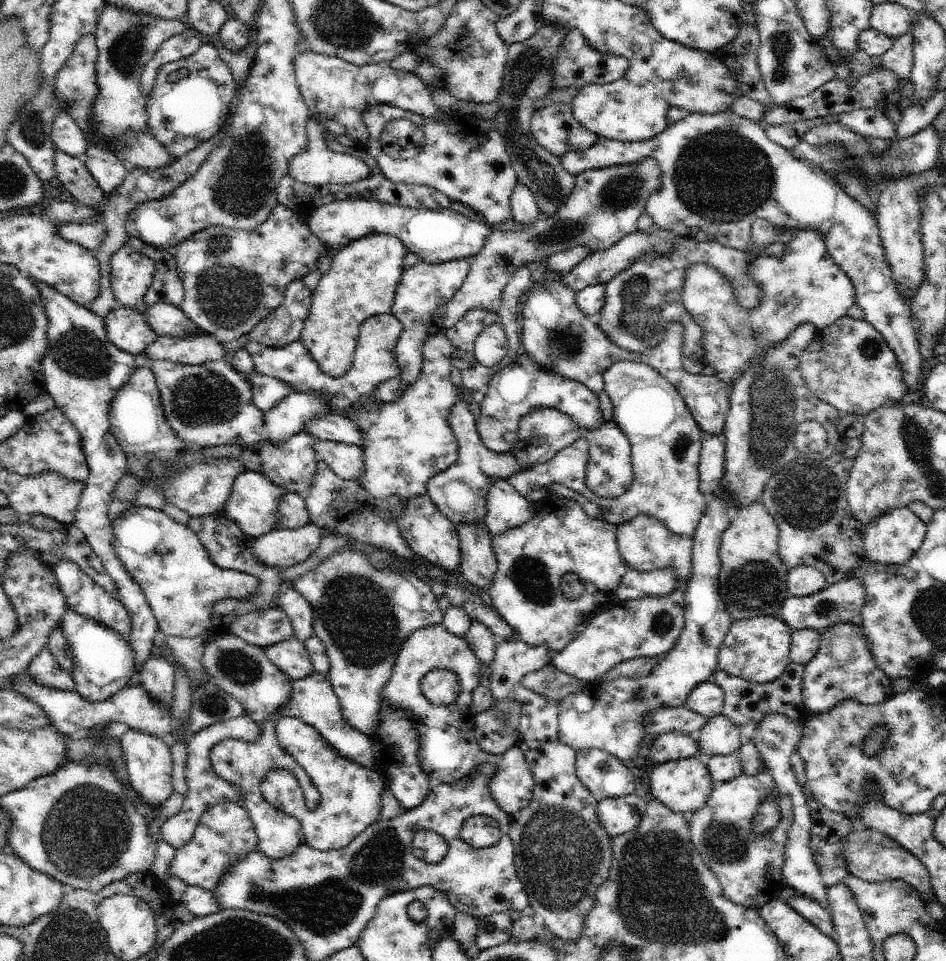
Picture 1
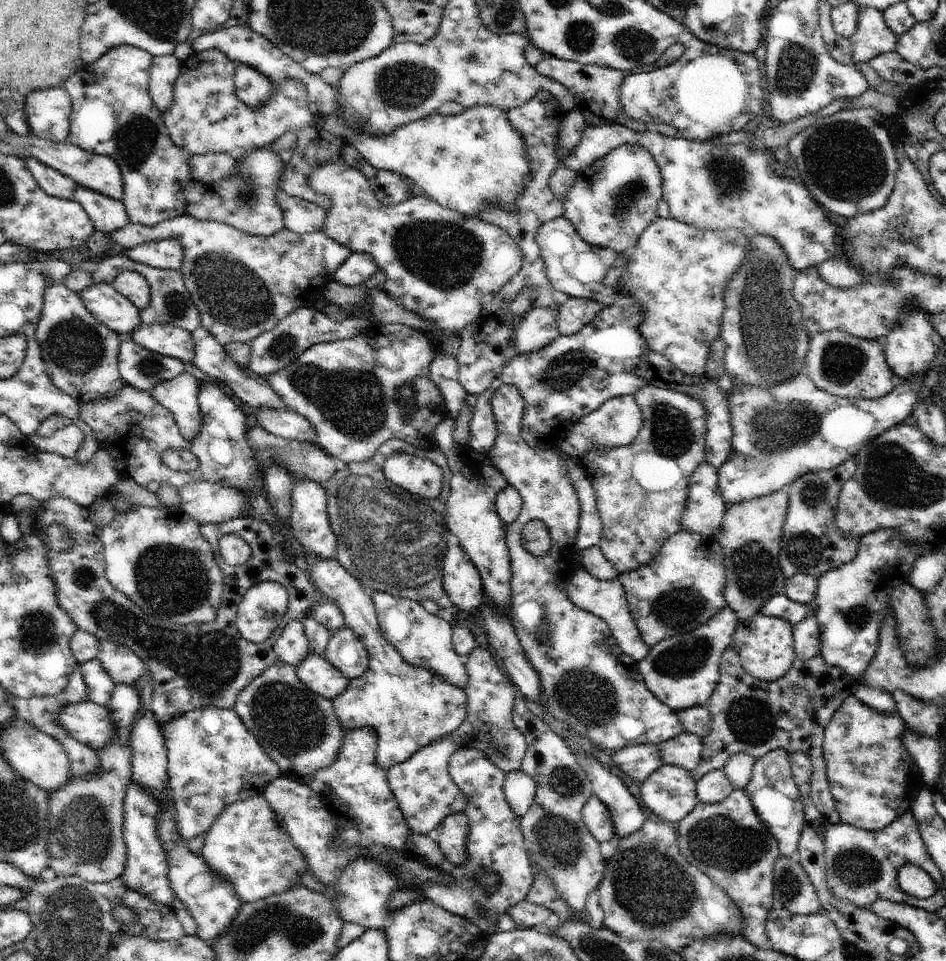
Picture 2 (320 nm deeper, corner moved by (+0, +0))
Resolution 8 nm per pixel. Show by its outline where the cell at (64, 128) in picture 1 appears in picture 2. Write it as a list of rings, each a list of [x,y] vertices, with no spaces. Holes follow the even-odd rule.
[[[62,85],[29,92],[24,96],[24,106],[32,134],[57,143],[66,142],[73,102]]]

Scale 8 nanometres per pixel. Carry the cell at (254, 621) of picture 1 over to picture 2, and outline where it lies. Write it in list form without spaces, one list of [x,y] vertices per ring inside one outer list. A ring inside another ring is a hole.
[[[292,621],[283,630],[273,646],[278,658],[297,667],[311,652],[309,638],[303,629],[303,621]]]

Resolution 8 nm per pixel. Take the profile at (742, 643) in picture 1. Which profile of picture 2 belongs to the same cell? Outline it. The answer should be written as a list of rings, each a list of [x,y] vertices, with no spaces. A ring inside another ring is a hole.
[[[758,612],[748,621],[739,621],[730,645],[738,651],[739,661],[750,676],[761,681],[772,682],[778,680],[797,657],[793,630],[791,622],[783,618],[767,617]]]

